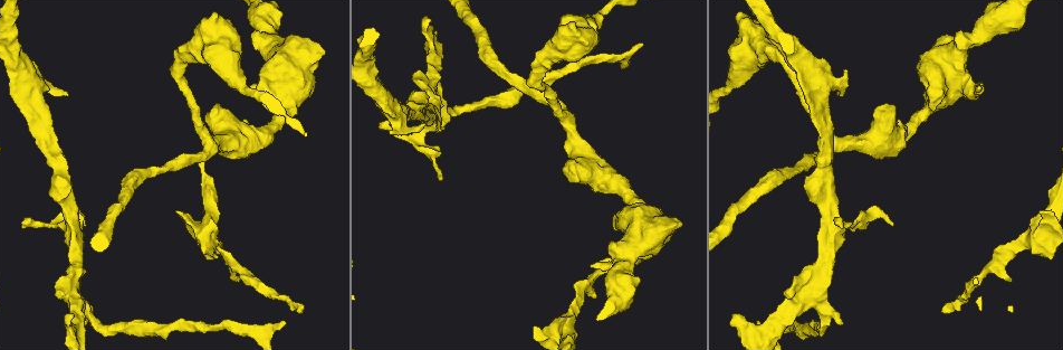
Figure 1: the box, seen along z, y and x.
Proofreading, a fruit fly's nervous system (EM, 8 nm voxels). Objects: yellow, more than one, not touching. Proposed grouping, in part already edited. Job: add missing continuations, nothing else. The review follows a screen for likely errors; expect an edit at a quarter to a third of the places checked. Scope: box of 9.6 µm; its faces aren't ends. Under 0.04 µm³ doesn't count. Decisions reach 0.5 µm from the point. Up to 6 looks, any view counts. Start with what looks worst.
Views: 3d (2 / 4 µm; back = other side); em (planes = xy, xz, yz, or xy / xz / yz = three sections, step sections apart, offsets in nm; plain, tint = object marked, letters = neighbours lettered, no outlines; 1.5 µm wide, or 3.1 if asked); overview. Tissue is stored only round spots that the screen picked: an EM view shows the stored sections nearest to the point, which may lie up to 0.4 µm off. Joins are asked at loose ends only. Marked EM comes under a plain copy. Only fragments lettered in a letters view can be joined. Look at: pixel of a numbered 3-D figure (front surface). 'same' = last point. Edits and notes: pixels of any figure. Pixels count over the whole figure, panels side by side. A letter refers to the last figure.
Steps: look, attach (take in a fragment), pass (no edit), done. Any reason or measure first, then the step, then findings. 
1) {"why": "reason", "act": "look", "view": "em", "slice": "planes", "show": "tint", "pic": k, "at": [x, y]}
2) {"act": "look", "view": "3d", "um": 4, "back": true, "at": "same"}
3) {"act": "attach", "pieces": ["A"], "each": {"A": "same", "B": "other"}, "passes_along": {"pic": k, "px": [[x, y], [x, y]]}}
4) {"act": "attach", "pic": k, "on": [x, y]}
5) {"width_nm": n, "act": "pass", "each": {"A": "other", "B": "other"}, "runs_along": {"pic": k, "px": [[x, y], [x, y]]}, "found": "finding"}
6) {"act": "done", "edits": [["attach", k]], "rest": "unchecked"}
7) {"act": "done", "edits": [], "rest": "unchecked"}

{"why": "branch stops here", "act": "look", "view": "em", "slice": "planes", "show": "letters", "pic": 1, "at": [944, 310]}

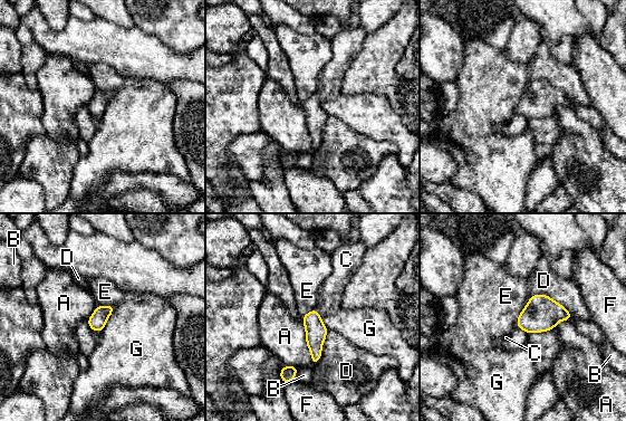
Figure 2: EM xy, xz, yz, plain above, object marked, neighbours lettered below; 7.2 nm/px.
{"width_nm": 120, "act": "attach", "pic": 2, "on": [331, 290], "each": {"A": "other", "B": "other", "C": "same", "D": "other", "E": "other", "F": "other", "G": "other"}, "passes_along": {"pic": 2, "px": [[316, 332], [318, 313], [331, 290]]}, "found": "the neuron continues"}

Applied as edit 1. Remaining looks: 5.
{"why": "redraw", "act": "look", "view": "overview"}

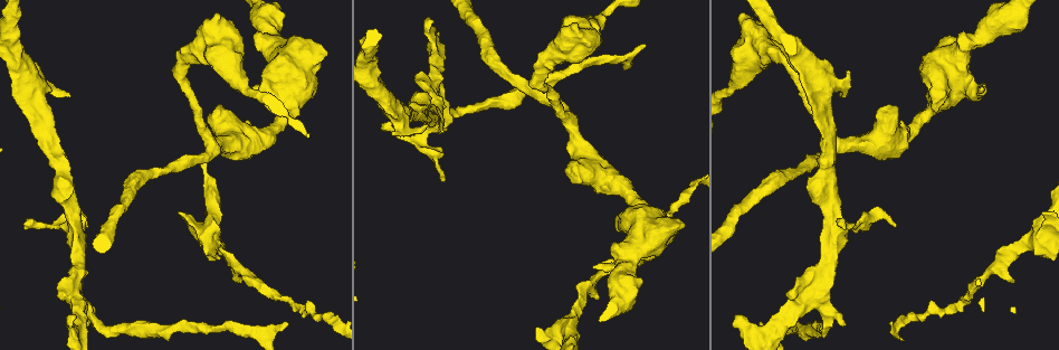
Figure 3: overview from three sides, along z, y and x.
{"why": "branch stops here", "act": "look", "view": "em", "slice": "yz", "step": 4, "show": "tint", "pic": 3, "at": [982, 88]}

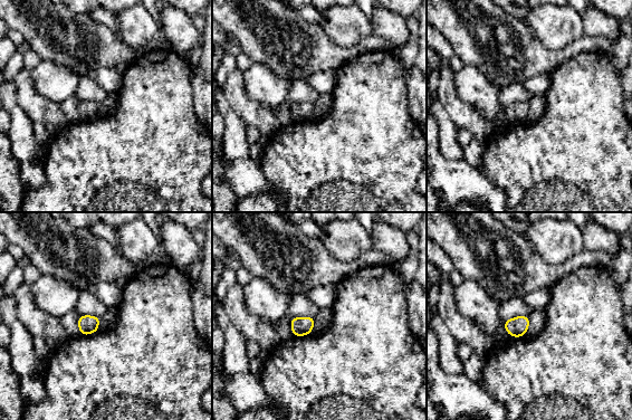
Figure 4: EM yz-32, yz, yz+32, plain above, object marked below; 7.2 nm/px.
{"act": "look", "view": "em", "slice": "yz", "step": 4, "show": "letters", "at": "same"}

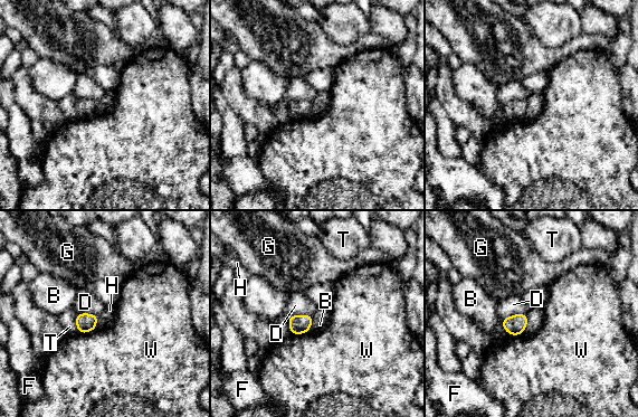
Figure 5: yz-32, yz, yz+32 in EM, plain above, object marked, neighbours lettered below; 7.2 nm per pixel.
{"width_nm": 130, "act": "pass", "each": {"B": "other", "D": "other", "F": "other", "G": "other", "H": "other", "T": "other", "W": "other"}, "border": {"pic": 5, "px": [[525, 313], [512, 314], [501, 320]]}, "found": "no lettered fragment goes on from it"}

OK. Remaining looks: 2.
{"act": "done", "edits": [["attach", 2]], "rest": "unchecked"}

